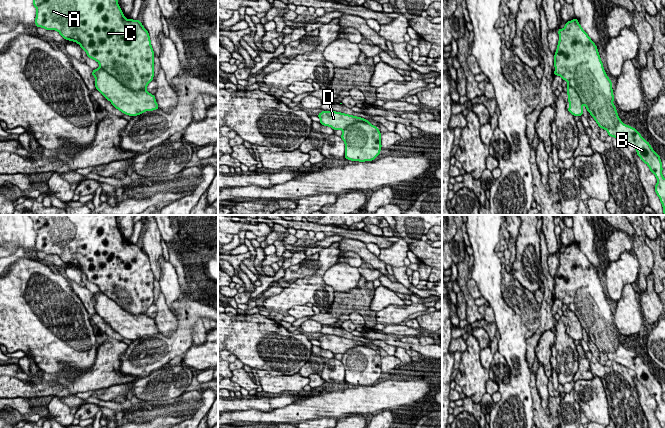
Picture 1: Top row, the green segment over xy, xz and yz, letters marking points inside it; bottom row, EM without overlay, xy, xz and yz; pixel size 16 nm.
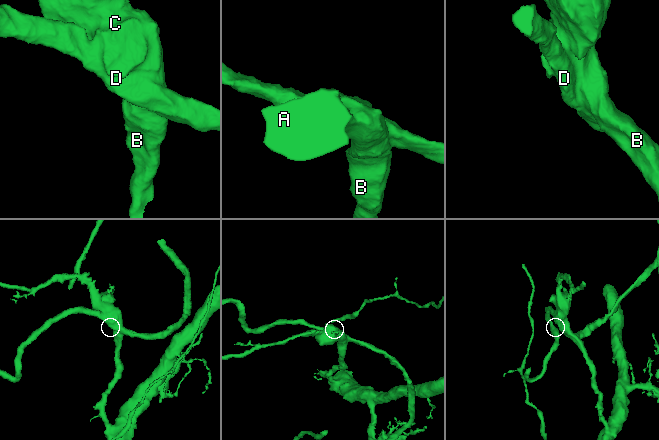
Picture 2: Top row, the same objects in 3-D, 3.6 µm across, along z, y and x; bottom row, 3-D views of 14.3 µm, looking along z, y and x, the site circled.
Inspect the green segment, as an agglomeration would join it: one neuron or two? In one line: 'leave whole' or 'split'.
split

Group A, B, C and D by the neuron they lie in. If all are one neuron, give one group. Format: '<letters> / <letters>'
A B C / D

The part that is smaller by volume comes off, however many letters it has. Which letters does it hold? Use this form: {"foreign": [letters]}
{"foreign": ["D"]}

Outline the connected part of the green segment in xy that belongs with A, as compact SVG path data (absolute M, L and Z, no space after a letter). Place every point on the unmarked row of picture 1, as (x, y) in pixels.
M29 215L35 230L37 251L56 254L66 263L78 267L87 280L97 285L102 293L125 311L146 314L154 300L154 275L148 255L140 244L126 243L117 225L116 215Z

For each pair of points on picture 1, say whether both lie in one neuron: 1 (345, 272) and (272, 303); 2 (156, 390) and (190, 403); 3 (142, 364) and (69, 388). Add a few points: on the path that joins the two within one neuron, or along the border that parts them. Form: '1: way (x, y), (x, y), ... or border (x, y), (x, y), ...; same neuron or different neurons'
1: border (337, 262), (323, 276), (323, 281), (333, 291); different neurons
2: border (187, 391), (170, 399), (152, 401); different neurons
3: border (126, 349), (120, 355), (120, 372), (135, 379); different neurons

